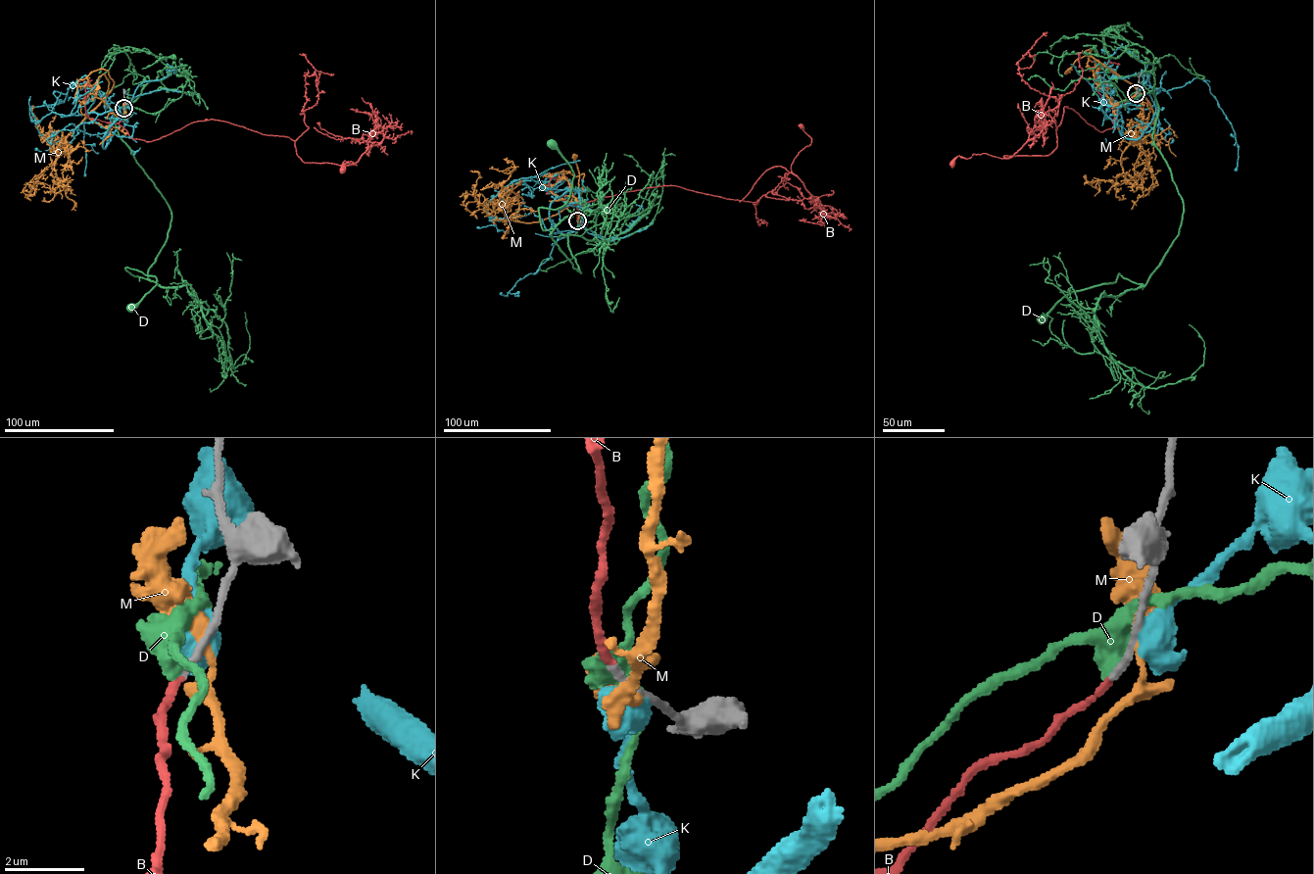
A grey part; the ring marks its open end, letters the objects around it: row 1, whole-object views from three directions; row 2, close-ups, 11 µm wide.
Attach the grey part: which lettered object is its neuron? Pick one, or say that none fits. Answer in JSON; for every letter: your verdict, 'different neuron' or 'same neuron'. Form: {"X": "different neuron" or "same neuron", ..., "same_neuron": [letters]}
{"B": "same neuron", "D": "different neuron", "K": "different neuron", "M": "different neuron", "same_neuron": ["B"]}

